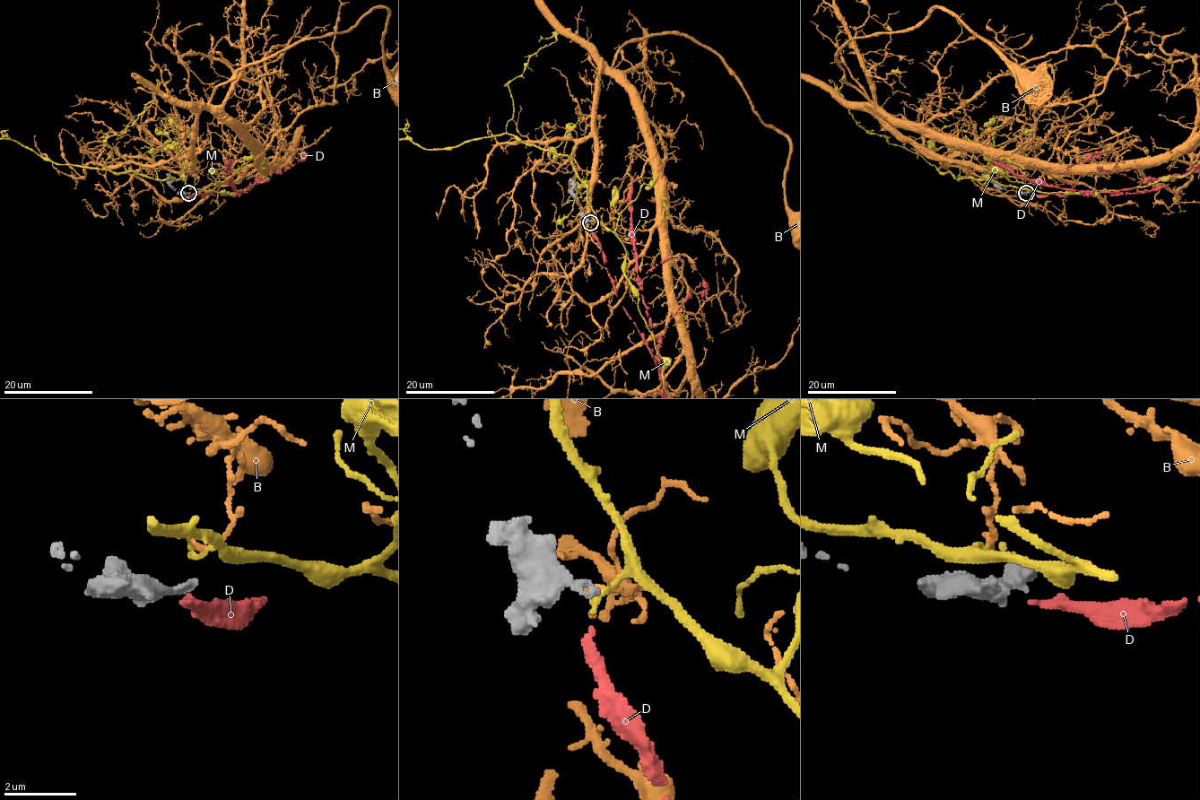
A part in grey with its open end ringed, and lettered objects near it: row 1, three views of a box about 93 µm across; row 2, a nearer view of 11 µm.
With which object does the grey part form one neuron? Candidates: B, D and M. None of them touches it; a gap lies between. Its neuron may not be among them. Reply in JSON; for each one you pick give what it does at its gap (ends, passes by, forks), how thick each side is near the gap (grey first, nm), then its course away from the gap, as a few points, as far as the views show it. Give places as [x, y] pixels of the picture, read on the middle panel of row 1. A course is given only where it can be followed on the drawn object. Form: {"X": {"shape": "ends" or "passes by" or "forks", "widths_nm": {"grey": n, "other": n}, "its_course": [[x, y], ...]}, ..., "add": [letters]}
{"D": {"shape": "ends", "widths_nm": {"grey": 260, "other": 240}}, "add": ["D"]}

